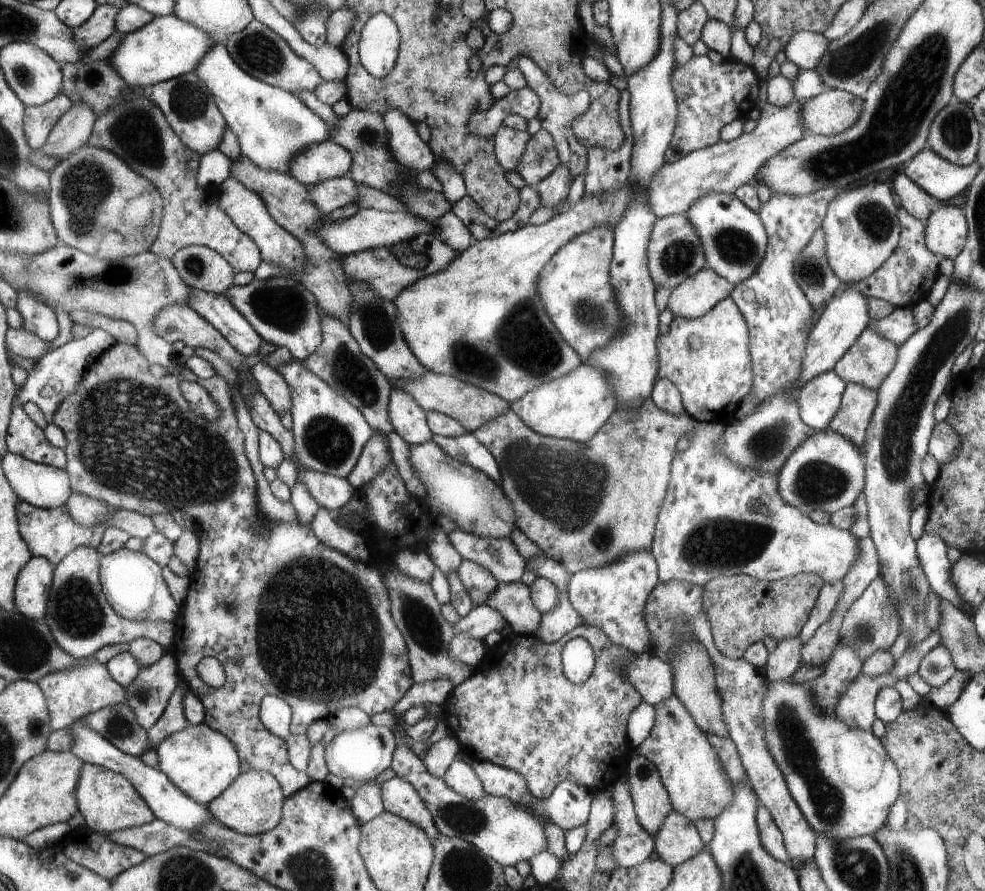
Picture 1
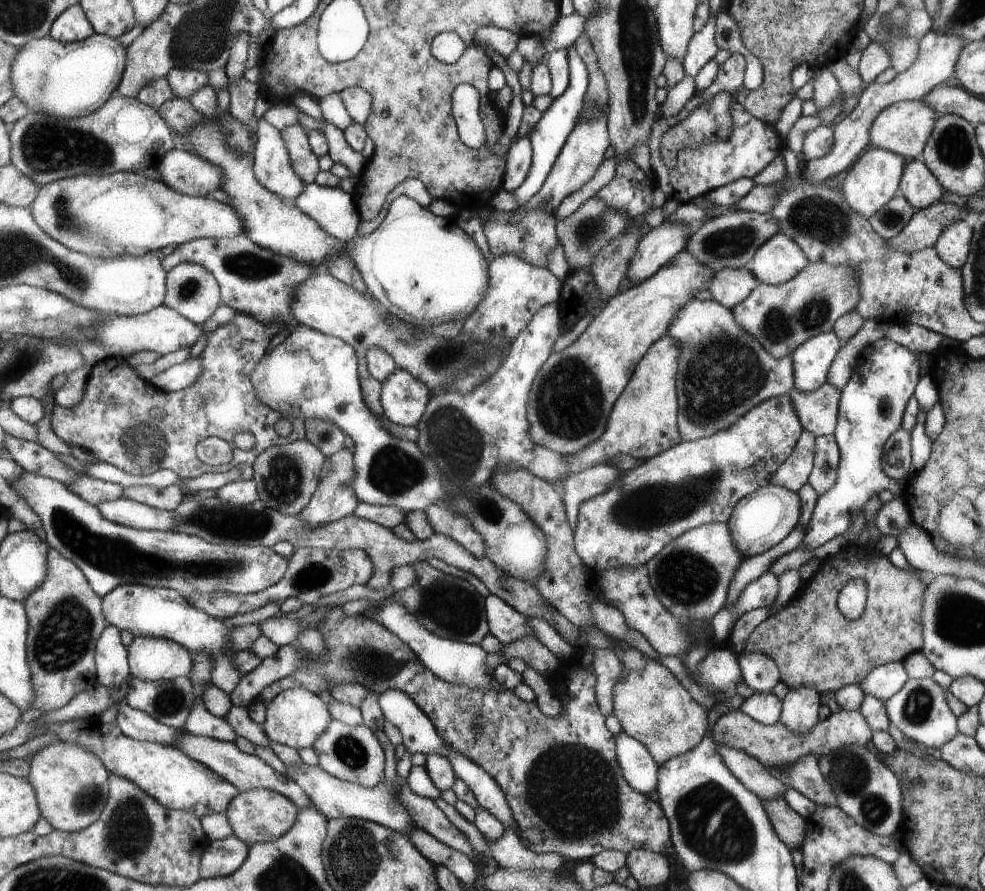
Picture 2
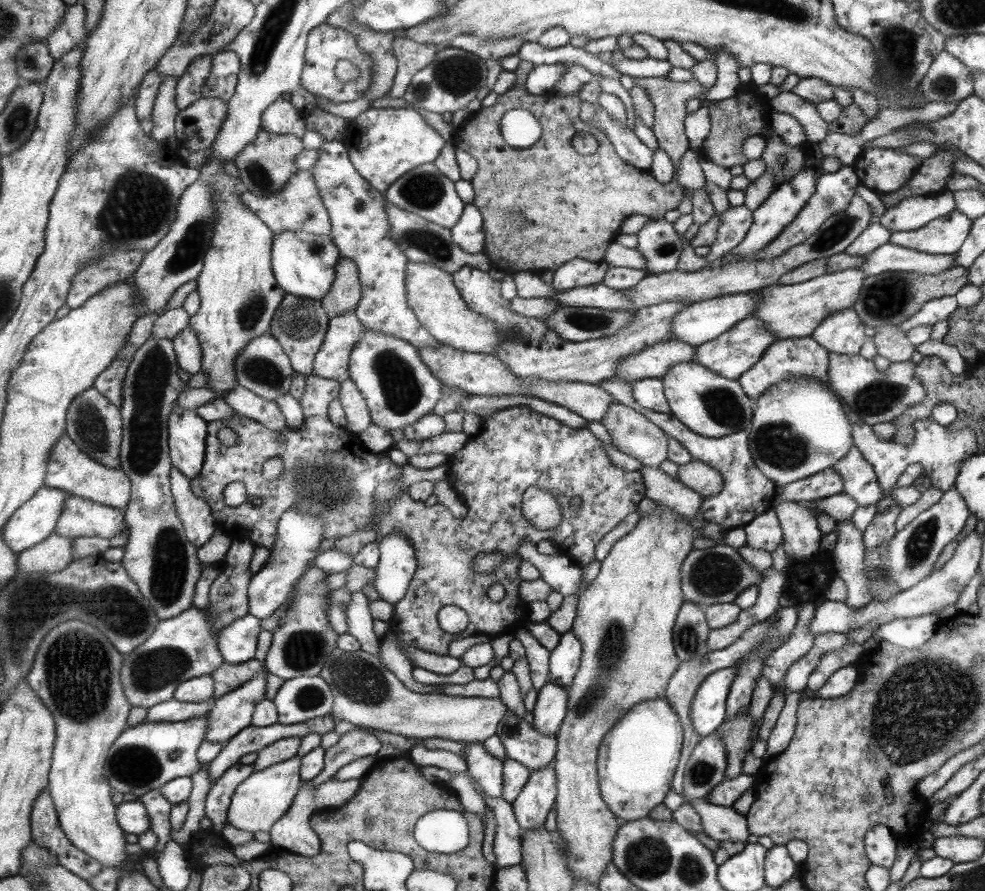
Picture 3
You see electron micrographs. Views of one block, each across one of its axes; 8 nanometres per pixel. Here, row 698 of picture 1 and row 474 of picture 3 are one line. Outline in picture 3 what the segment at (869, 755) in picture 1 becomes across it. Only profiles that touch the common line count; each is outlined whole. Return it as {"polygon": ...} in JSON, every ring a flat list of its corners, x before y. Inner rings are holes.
{"polygon":[[792,379,773,385,756,404,748,431,748,448,751,450,755,465,765,477,769,478,776,487,793,483,794,481,817,475,844,458,853,446,851,440,851,424,843,412,836,393,821,381,813,379]]}

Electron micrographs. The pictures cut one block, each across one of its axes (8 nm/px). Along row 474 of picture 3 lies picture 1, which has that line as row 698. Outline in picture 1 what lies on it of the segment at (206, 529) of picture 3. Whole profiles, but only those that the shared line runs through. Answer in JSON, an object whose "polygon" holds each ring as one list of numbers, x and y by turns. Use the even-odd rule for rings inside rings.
{"polygon":[[181,678,177,687,177,690,173,692,171,699,168,701,163,715,157,720,156,724,146,730,149,749,156,749,167,736,188,726,183,714,183,706,181,706,181,700,183,700,182,688,188,687,187,682]]}

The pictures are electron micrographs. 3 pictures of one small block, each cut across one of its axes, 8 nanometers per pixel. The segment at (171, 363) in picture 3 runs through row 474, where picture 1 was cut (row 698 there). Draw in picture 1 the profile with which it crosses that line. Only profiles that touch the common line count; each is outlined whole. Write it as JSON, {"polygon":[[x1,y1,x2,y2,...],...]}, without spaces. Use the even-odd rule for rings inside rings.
{"polygon":[[167,651,158,662,140,668,139,675,126,687,126,704,135,714,137,724,147,730,157,723,180,680,176,660]]}

